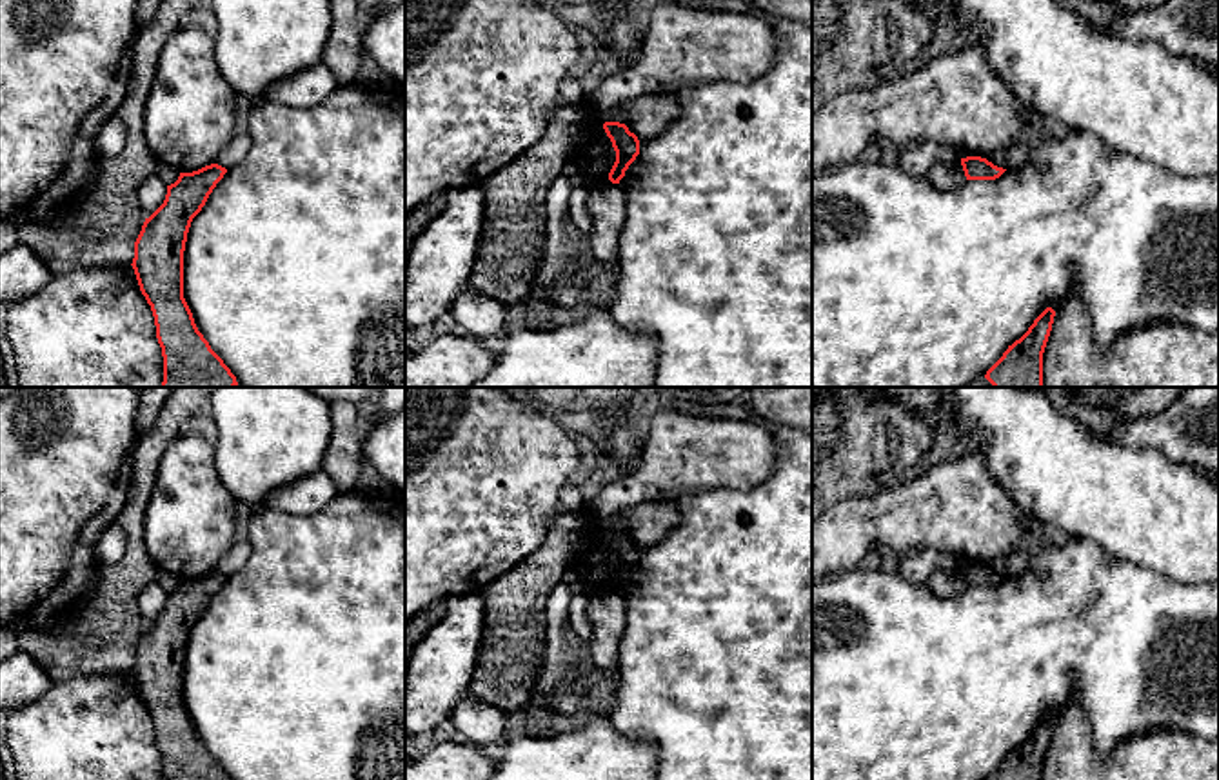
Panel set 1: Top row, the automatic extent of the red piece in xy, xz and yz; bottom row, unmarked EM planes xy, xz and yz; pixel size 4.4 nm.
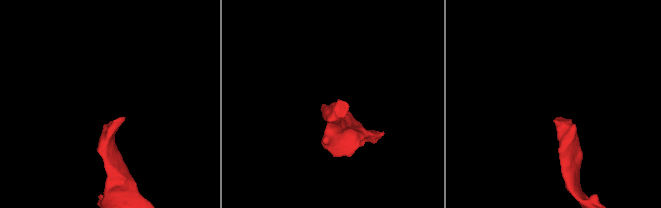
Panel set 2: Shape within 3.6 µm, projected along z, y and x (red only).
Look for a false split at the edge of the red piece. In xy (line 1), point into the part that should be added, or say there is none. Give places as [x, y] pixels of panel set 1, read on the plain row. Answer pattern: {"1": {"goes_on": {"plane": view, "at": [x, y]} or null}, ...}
{"1": {"goes_on": null}}

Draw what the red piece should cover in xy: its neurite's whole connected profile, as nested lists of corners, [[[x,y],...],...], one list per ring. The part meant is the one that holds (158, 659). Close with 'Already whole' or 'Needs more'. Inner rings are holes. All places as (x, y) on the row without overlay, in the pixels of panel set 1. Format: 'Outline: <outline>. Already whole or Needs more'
Outline: [[[218,571],[180,580],[164,611],[145,625],[134,649],[133,676],[151,713],[164,780],[231,780],[198,738],[183,705],[183,658],[193,625],[227,580]]]. Already whole

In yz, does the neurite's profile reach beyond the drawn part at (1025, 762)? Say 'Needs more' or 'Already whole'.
Already whole

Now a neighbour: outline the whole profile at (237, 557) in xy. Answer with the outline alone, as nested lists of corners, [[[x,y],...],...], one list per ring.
[[[249,540],[234,542],[233,547],[227,551],[227,555],[216,565],[216,571],[225,576],[231,576],[247,564],[249,556],[251,556],[251,542]]]

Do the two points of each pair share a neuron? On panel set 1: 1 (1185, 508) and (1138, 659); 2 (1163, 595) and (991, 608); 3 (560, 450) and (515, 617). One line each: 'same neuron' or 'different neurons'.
1: different neurons
2: same neuron
3: different neurons

